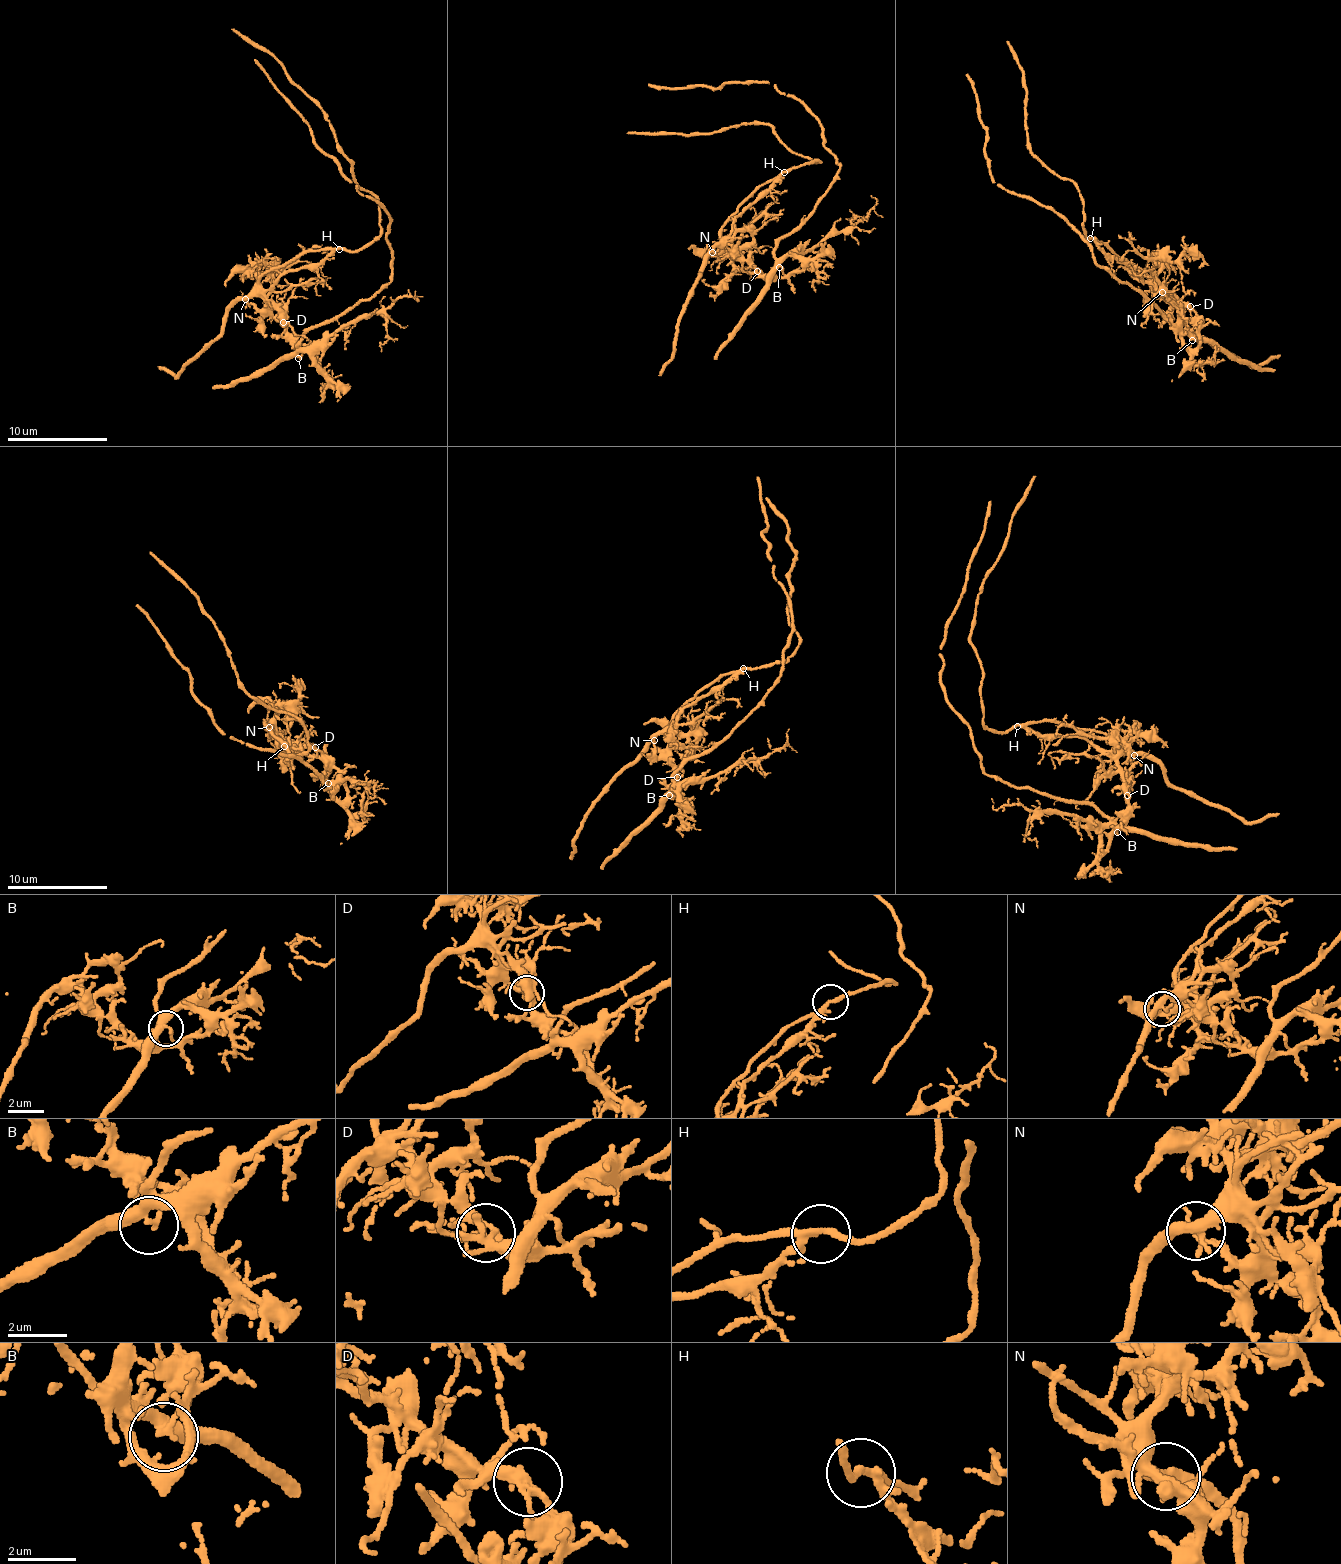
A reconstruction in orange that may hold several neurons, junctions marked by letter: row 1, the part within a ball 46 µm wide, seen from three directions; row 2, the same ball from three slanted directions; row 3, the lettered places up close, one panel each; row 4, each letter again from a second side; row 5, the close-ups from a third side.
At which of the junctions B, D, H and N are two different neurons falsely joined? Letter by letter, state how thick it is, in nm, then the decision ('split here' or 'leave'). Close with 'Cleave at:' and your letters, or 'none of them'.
B: 300 nm | leave
D: 240 nm | split here
H: 200 nm | leave
N: 360 nm | leave
Cleave at: D

